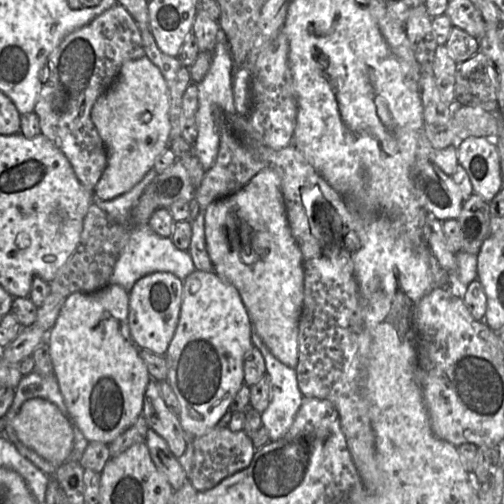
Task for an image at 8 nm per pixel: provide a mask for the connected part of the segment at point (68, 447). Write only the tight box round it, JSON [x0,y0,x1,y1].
[11,398,74,467]

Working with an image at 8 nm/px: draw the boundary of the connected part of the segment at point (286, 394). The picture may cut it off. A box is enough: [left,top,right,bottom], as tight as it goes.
[251,324,304,441]

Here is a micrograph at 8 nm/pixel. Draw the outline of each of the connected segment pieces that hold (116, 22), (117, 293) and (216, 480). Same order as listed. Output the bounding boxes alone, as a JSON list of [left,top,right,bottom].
[[34,4,145,193],[48,284,150,445],[188,425,255,490]]

